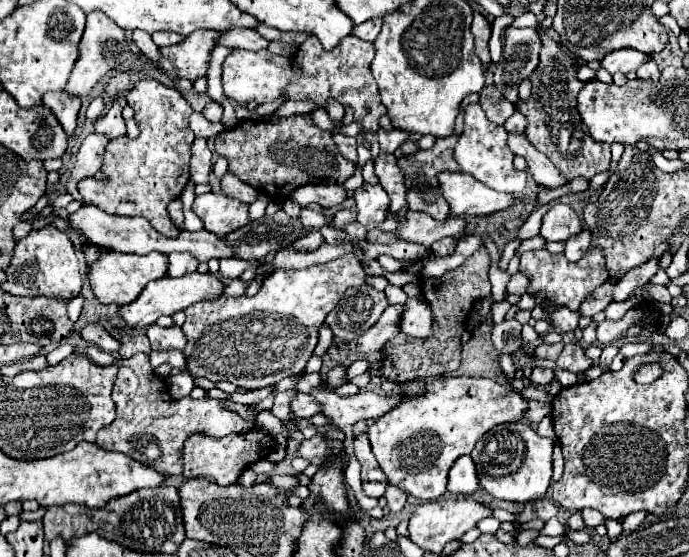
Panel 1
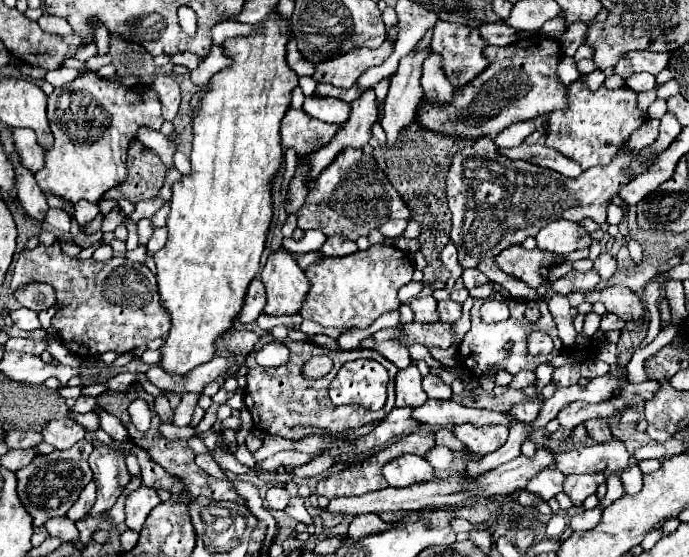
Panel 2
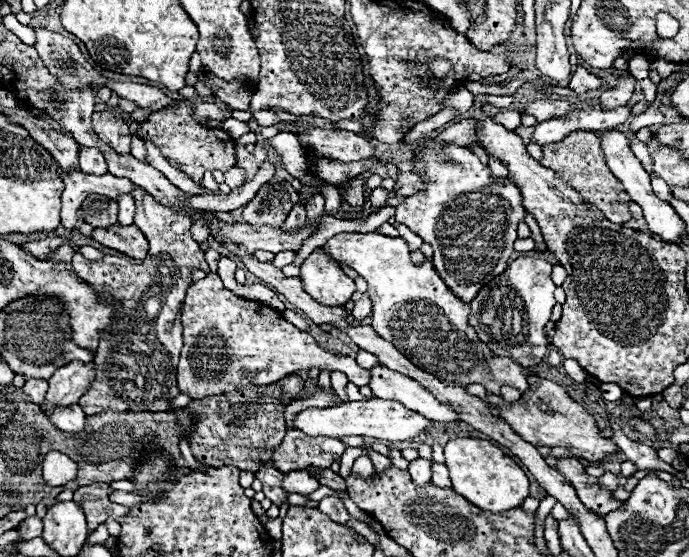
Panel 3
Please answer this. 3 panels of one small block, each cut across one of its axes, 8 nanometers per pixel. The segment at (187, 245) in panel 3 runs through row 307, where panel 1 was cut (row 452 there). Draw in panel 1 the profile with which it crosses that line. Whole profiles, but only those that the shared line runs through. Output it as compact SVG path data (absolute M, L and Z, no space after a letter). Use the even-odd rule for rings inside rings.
M134 354L132 358L118 360L116 364L120 368L112 392L112 400L116 404L116 420L110 426L106 426L104 432L98 432L96 438L98 448L122 452L144 466L152 466L160 474L180 476L182 446L188 436L206 434L212 438L222 438L228 434L242 434L254 428L254 422L248 422L240 418L236 412L222 408L218 400L212 398L192 400L190 396L180 400L172 398L168 394L166 382L154 376L146 354ZM130 382L136 386L124 386Z

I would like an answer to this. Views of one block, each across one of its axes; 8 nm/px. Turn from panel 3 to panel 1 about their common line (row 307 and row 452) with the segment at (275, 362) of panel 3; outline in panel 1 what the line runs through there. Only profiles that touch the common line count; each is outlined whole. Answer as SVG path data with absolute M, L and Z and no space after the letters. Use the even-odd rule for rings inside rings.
M258 428L246 434L230 434L220 440L206 438L204 434L194 434L184 442L184 478L204 476L216 482L218 486L230 486L240 478L248 464L256 462L258 458L264 458L264 454L270 452L272 448L274 448L272 438Z

